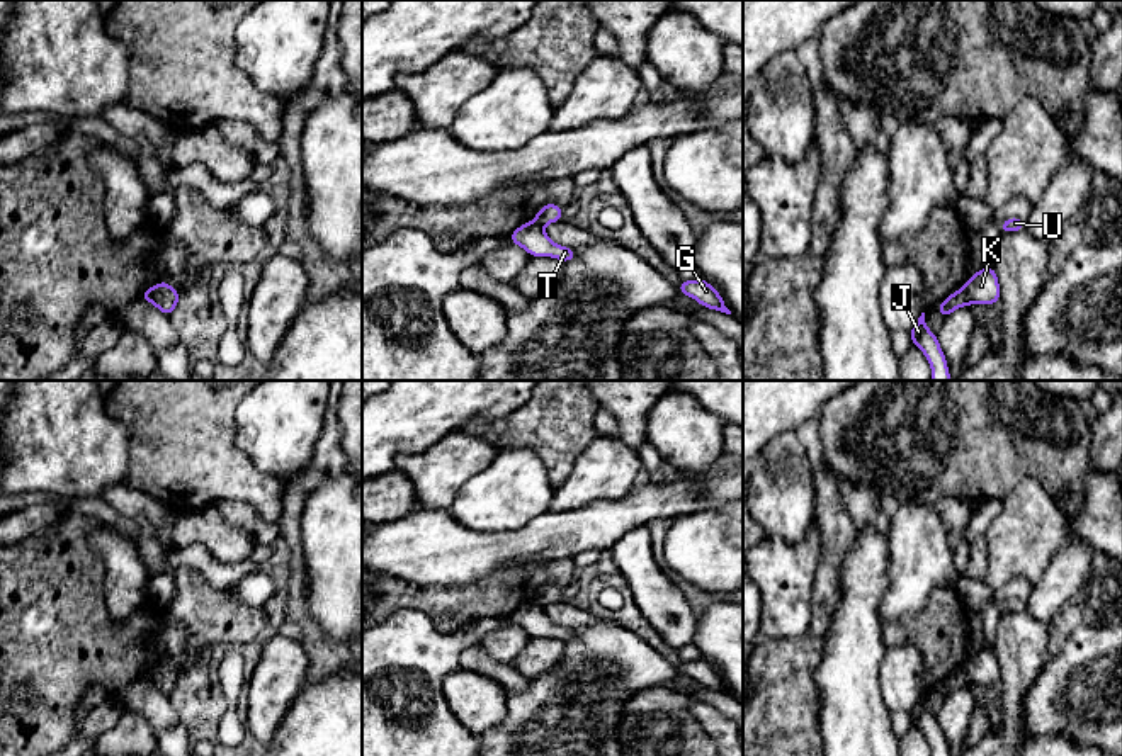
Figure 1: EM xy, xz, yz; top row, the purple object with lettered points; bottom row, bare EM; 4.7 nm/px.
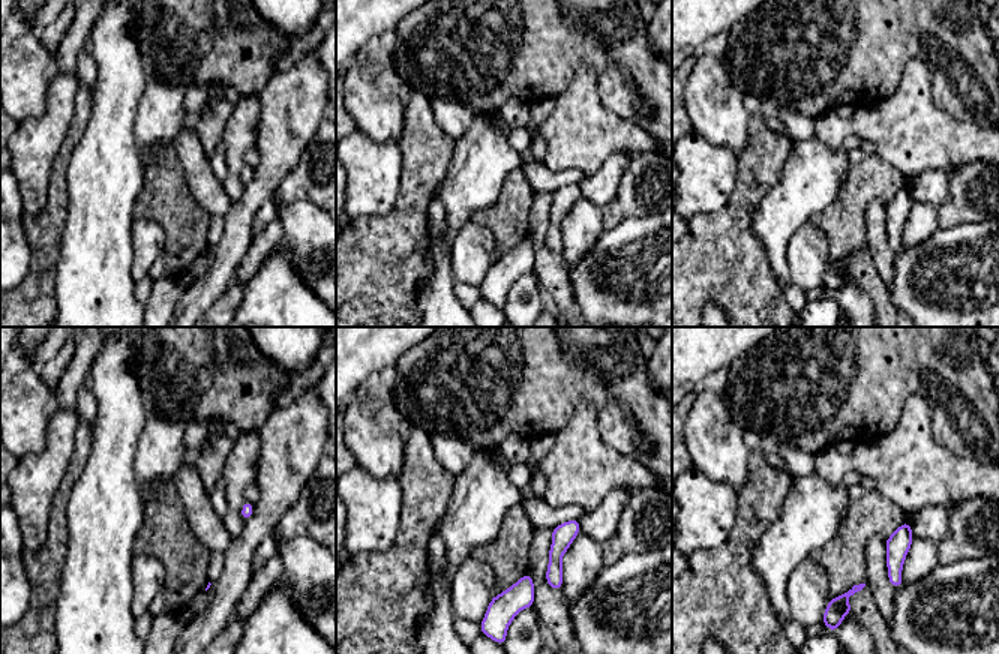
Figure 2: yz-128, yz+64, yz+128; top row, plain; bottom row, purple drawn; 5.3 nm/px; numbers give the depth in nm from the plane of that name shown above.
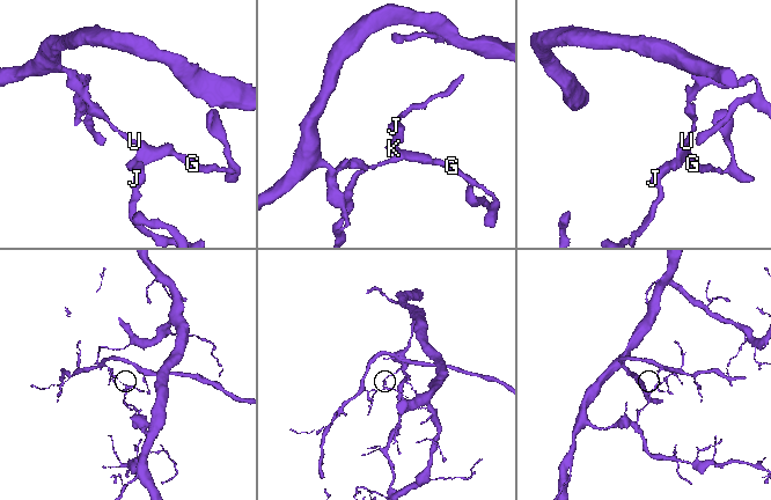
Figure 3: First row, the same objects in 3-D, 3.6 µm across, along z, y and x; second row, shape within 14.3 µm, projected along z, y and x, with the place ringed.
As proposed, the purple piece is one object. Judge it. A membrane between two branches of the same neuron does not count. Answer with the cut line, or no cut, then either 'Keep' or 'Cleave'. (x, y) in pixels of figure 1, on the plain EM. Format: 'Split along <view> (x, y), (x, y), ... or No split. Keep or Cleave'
Split along yz (963, 668), (969, 683). Cleave

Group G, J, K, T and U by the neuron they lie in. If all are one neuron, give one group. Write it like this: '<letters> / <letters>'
G K T U / J

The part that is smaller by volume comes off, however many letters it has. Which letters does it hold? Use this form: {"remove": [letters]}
{"remove": ["G", "K", "T", "U"]}

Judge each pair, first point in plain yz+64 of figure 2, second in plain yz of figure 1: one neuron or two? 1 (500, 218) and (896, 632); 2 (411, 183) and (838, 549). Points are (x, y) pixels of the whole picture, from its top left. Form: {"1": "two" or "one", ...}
{"1": "one", "2": "one"}

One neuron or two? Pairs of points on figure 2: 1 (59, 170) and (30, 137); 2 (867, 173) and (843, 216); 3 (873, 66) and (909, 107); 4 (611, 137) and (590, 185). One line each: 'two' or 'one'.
1: two
2: one
3: two
4: two

